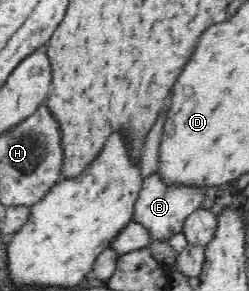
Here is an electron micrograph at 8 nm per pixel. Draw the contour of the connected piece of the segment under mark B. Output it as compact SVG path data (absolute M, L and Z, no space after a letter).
M158 173L150 175L143 180L142 189L138 193L136 203L134 203L134 217L132 221L140 222L148 228L150 232L150 243L168 241L176 233L183 231L185 219L194 211L197 211L204 202L206 189L202 187L188 187L188 185L168 186L164 180L160 179Z

